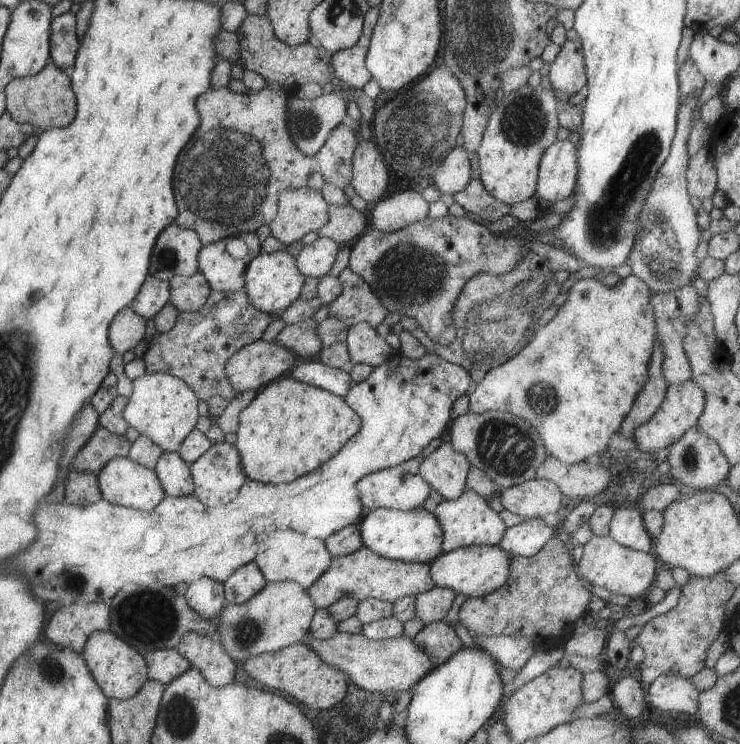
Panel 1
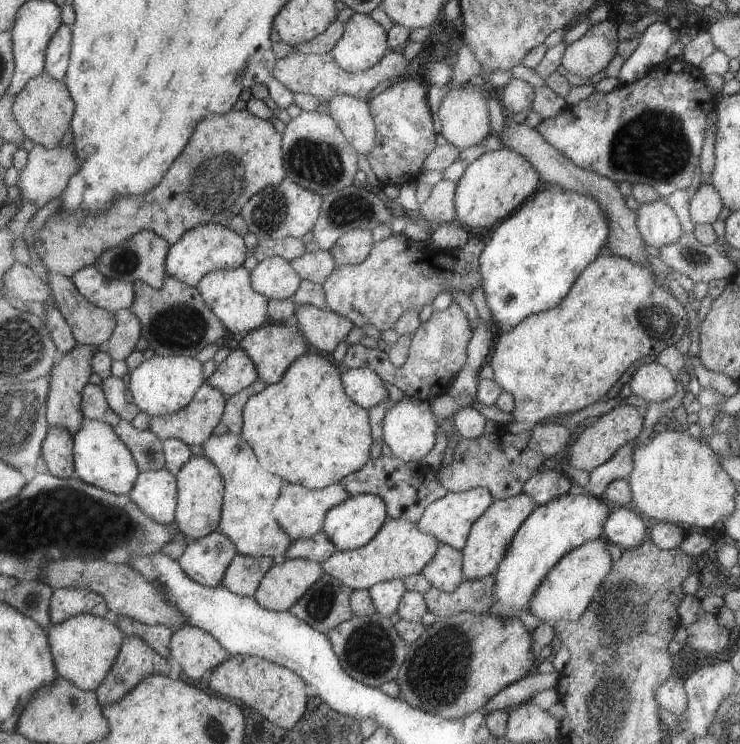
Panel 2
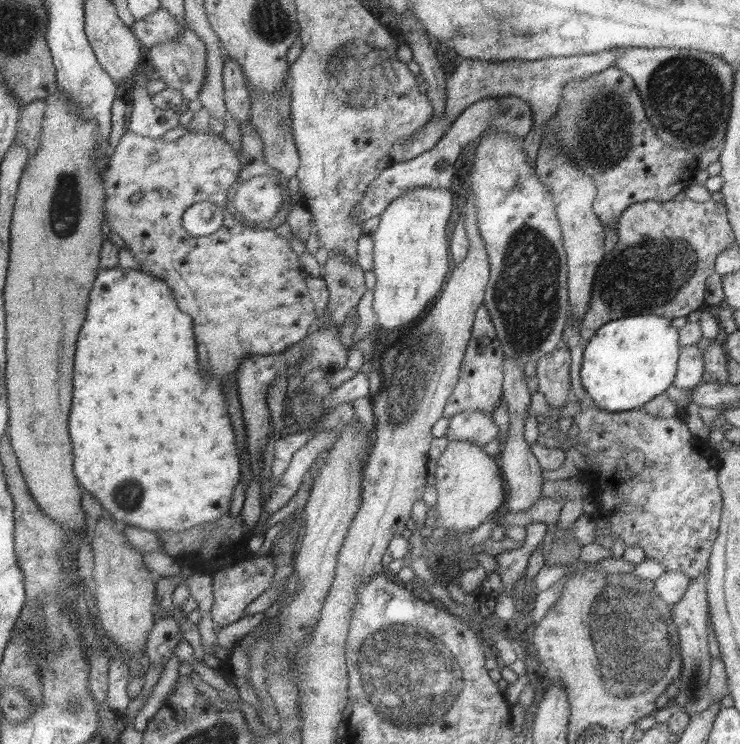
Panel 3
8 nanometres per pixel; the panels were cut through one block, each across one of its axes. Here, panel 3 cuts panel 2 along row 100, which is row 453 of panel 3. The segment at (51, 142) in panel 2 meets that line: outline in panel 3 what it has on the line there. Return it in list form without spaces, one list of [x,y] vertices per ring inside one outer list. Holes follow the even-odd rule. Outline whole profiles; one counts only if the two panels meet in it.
[[[59,90],[49,95],[43,100],[45,103],[44,115],[40,126],[40,141],[36,151],[26,160],[23,172],[15,193],[15,202],[12,210],[11,224],[9,227],[9,252],[8,267],[6,272],[2,299],[4,300],[4,322],[6,328],[6,341],[4,351],[6,352],[5,386],[6,403],[8,406],[8,427],[6,435],[9,437],[12,451],[14,452],[17,464],[25,481],[25,488],[31,495],[33,502],[38,505],[39,510],[44,512],[49,519],[57,521],[61,525],[61,530],[66,533],[84,534],[86,530],[85,513],[80,505],[81,486],[75,480],[72,471],[73,453],[72,444],[68,433],[68,416],[71,402],[71,368],[73,368],[73,352],[75,352],[75,340],[77,332],[81,328],[81,322],[85,318],[85,308],[87,308],[87,296],[91,292],[91,286],[96,281],[96,272],[99,261],[100,249],[105,236],[101,235],[101,220],[104,216],[105,193],[102,186],[103,165],[96,160],[96,128],[93,121],[84,119],[79,115],[74,115],[70,111],[70,106],[66,103],[66,96]]]

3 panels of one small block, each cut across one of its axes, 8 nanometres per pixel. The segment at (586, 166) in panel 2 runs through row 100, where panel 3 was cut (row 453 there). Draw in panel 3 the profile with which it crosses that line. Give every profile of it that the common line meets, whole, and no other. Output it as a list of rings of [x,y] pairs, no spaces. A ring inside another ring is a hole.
[[[580,406],[580,412],[575,413],[568,419],[567,423],[573,423],[577,426],[577,435],[571,440],[573,442],[573,448],[580,452],[584,456],[586,462],[586,481],[590,483],[590,488],[595,492],[597,496],[597,506],[594,514],[591,514],[593,520],[603,518],[607,529],[611,536],[611,540],[621,540],[625,546],[638,546],[644,554],[644,558],[652,558],[659,564],[664,566],[664,570],[675,570],[682,572],[688,578],[689,582],[693,582],[695,578],[699,576],[707,568],[708,558],[710,550],[717,536],[717,530],[719,527],[720,514],[722,509],[722,496],[718,487],[718,458],[716,452],[710,449],[710,446],[705,444],[705,440],[689,433],[689,430],[685,426],[685,423],[678,416],[662,418],[657,415],[650,415],[641,409],[633,409],[630,411],[621,411],[618,413],[612,413],[609,411],[603,411],[599,408],[583,407]]]

